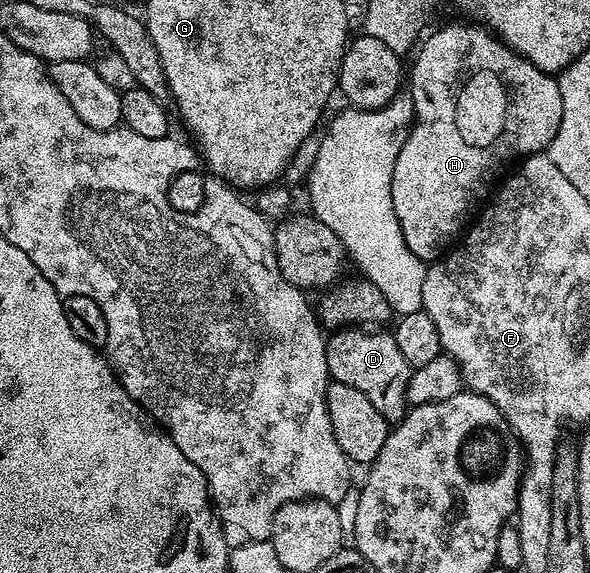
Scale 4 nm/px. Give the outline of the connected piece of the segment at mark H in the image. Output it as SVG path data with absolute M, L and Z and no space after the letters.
M463 22L438 28L415 52L412 71L410 67L410 94L416 117L406 145L402 145L398 161L394 161L392 200L398 223L402 225L402 237L406 237L410 253L425 261L441 258L449 246L447 243L469 226L474 212L489 194L487 175L491 171L511 159L520 161L547 152L558 133L558 125L562 125L562 93L557 76L538 69L538 65L519 55L513 47L507 47L487 27Z

